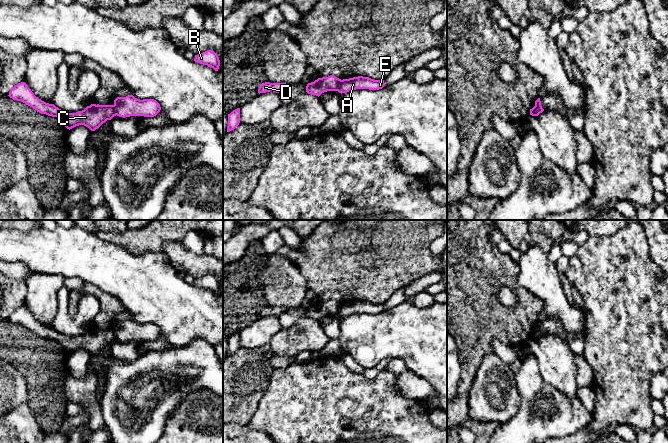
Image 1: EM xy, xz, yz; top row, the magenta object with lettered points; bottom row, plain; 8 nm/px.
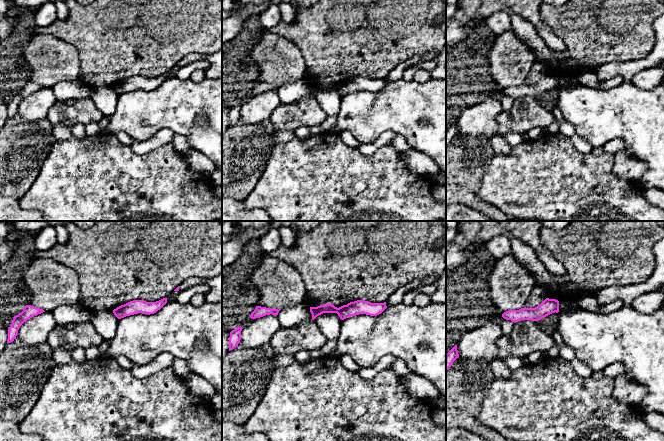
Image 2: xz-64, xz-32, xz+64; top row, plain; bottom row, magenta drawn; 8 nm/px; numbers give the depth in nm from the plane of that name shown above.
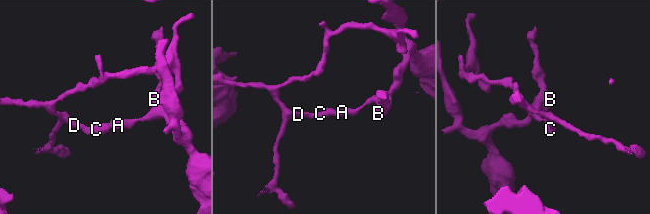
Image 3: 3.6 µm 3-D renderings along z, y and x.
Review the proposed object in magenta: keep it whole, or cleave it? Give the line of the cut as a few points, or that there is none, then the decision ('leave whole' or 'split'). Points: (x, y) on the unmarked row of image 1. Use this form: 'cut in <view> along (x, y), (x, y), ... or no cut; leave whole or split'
cut in xz along (341, 304), (337, 314); split

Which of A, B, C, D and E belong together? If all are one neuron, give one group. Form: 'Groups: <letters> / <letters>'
Groups: A B E / C D

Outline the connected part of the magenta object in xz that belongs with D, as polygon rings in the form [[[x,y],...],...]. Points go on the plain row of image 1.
[[[265,306],[262,307],[258,313],[258,317],[266,317],[266,316],[276,316],[279,317],[281,314],[285,313],[288,310],[286,307],[270,307]]]

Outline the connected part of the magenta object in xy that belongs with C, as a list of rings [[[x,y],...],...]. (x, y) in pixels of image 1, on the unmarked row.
[[[25,306],[15,309],[8,320],[13,324],[25,327],[41,338],[58,341],[69,354],[76,350],[84,349],[91,355],[95,355],[107,344],[111,344],[116,340],[114,329],[99,328],[91,328],[82,335],[68,337],[54,328],[46,327],[36,321]]]

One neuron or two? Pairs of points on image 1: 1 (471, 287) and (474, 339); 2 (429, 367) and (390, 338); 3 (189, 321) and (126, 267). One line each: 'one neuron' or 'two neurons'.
1: one neuron
2: one neuron
3: one neuron

